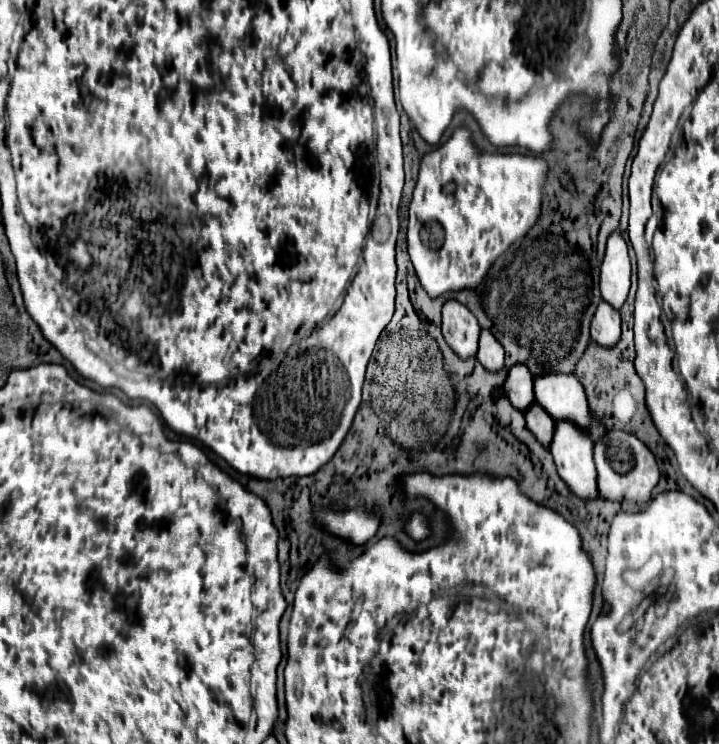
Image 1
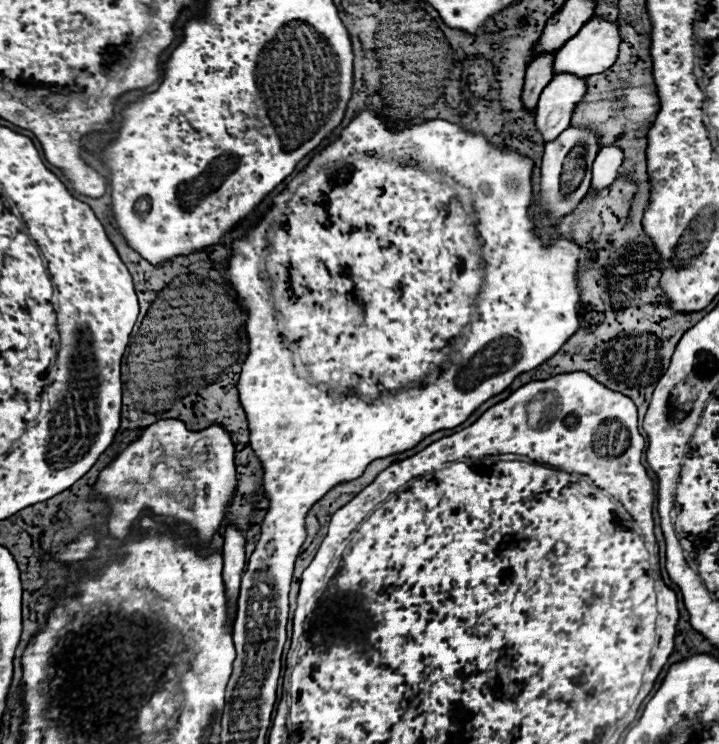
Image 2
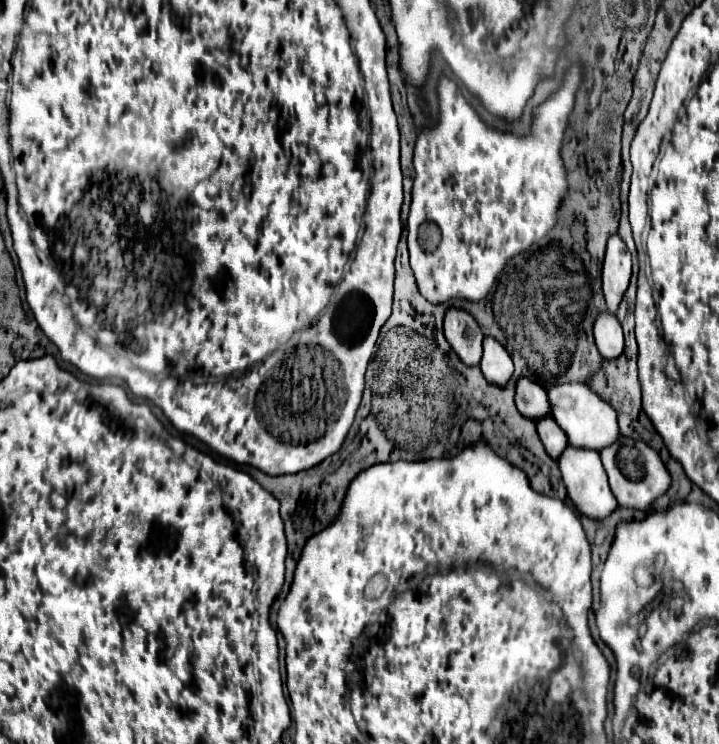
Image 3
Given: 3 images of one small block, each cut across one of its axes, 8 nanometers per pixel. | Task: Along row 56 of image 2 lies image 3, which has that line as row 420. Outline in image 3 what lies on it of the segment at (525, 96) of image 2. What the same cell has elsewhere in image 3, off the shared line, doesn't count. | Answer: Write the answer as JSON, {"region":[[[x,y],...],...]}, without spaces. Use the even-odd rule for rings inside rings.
{"region":[[[544,416],[540,420],[536,420],[536,430],[538,430],[538,436],[542,434],[542,444],[546,448],[546,452],[558,460],[558,456],[562,454],[564,446],[568,444],[568,438],[566,434],[562,432],[562,428],[550,418],[550,416]]]}

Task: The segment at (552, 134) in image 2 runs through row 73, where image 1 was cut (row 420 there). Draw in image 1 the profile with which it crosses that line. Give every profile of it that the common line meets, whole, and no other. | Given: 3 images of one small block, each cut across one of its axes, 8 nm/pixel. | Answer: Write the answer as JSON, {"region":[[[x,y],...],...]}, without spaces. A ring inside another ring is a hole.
{"region":[[[562,420],[556,424],[556,434],[554,434],[554,440],[550,444],[550,452],[554,456],[560,478],[568,484],[568,488],[576,496],[598,496],[598,484],[596,484],[598,472],[594,468],[592,448],[594,448],[594,442],[582,430],[578,430],[578,426],[574,426],[572,422]]]}

